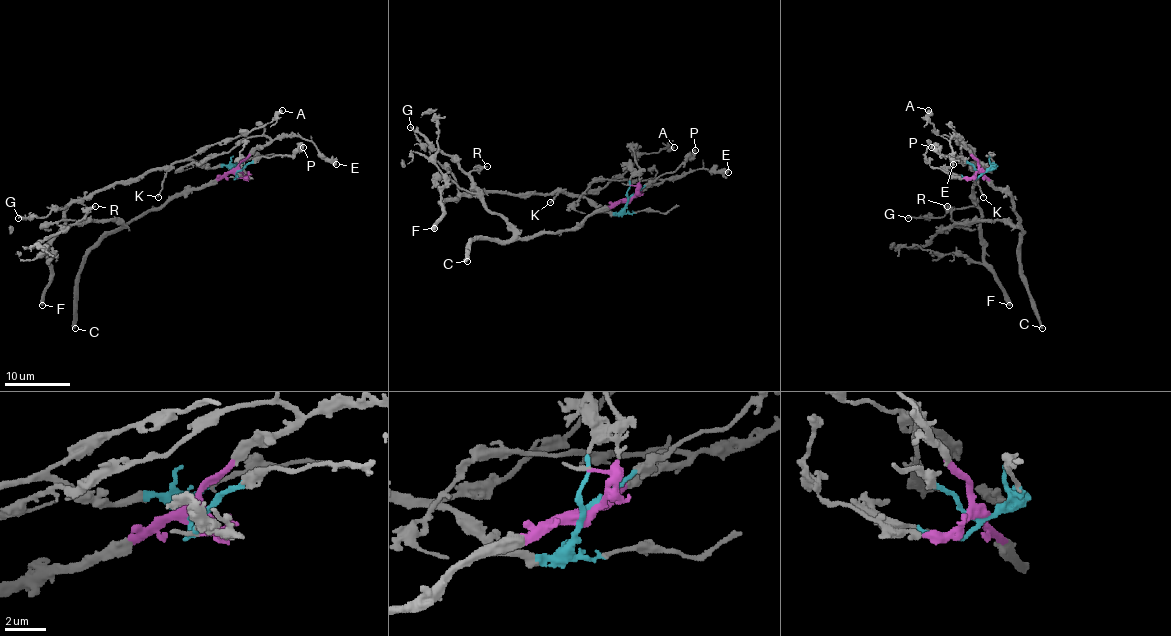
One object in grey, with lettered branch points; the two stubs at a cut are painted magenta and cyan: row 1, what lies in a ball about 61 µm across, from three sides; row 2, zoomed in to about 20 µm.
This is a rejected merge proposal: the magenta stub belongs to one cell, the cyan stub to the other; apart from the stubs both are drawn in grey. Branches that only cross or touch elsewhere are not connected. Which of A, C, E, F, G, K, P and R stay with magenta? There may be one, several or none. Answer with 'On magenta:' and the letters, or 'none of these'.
On magenta: C, E, R

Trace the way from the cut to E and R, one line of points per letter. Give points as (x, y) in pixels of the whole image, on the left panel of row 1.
E: (236, 171), (256, 149), (284, 136), (308, 139), (323, 156), (336, 164)
R: (236, 171), (228, 171), (206, 184), (190, 187), (121, 225), (111, 220), (80, 223), (95, 205)

